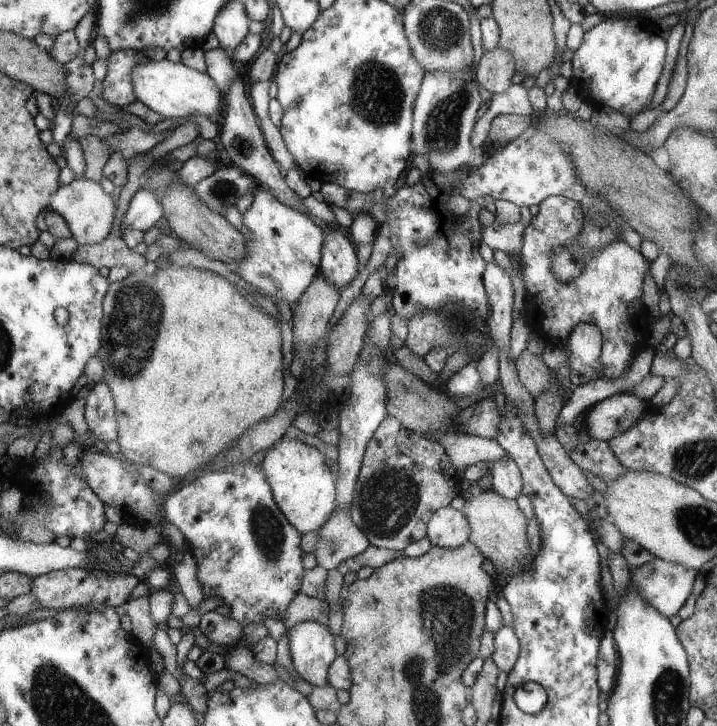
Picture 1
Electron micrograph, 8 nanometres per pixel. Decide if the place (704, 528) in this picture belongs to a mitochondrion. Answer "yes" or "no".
yes

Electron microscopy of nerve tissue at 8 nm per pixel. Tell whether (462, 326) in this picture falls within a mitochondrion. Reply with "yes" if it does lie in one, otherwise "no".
yes

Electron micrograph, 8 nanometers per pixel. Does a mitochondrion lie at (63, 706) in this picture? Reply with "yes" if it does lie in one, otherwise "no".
yes

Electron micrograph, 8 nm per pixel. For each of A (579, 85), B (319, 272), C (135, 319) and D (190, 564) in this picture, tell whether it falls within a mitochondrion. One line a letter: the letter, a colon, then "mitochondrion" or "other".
A: other
B: other
C: mitochondrion
D: other

